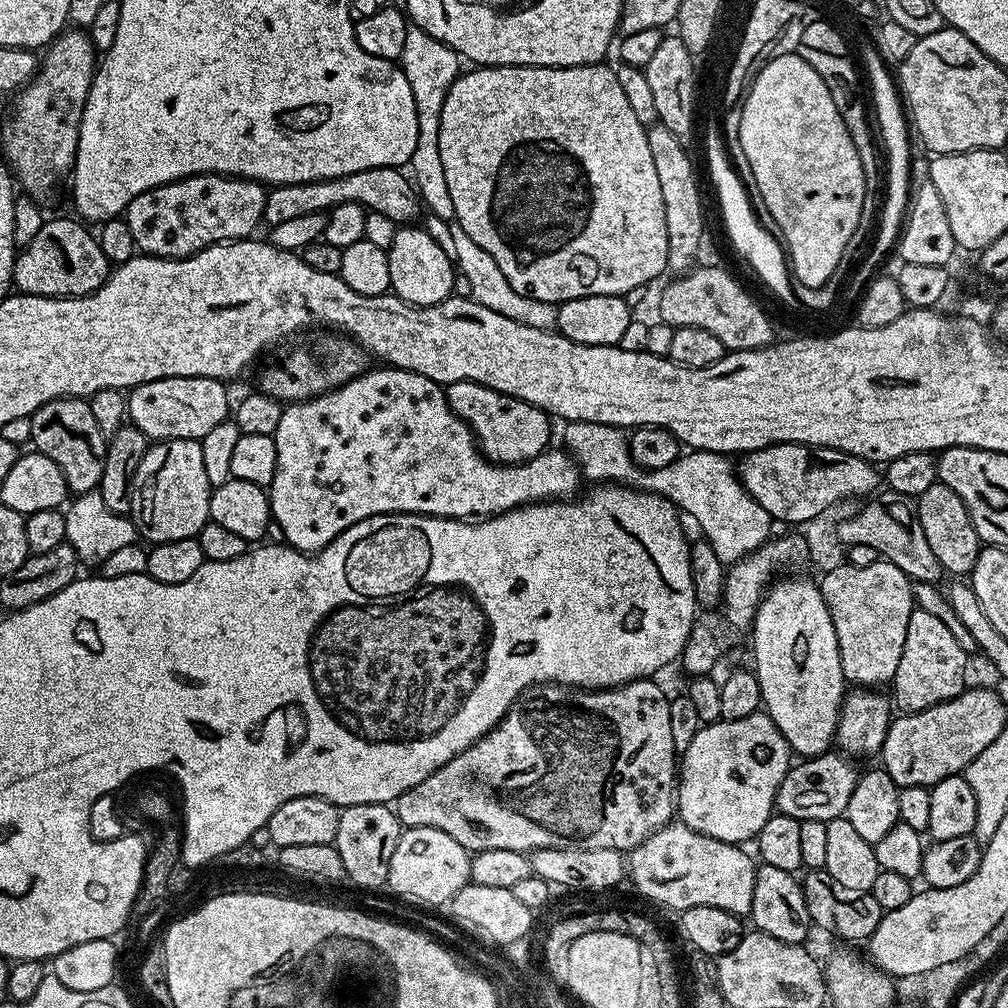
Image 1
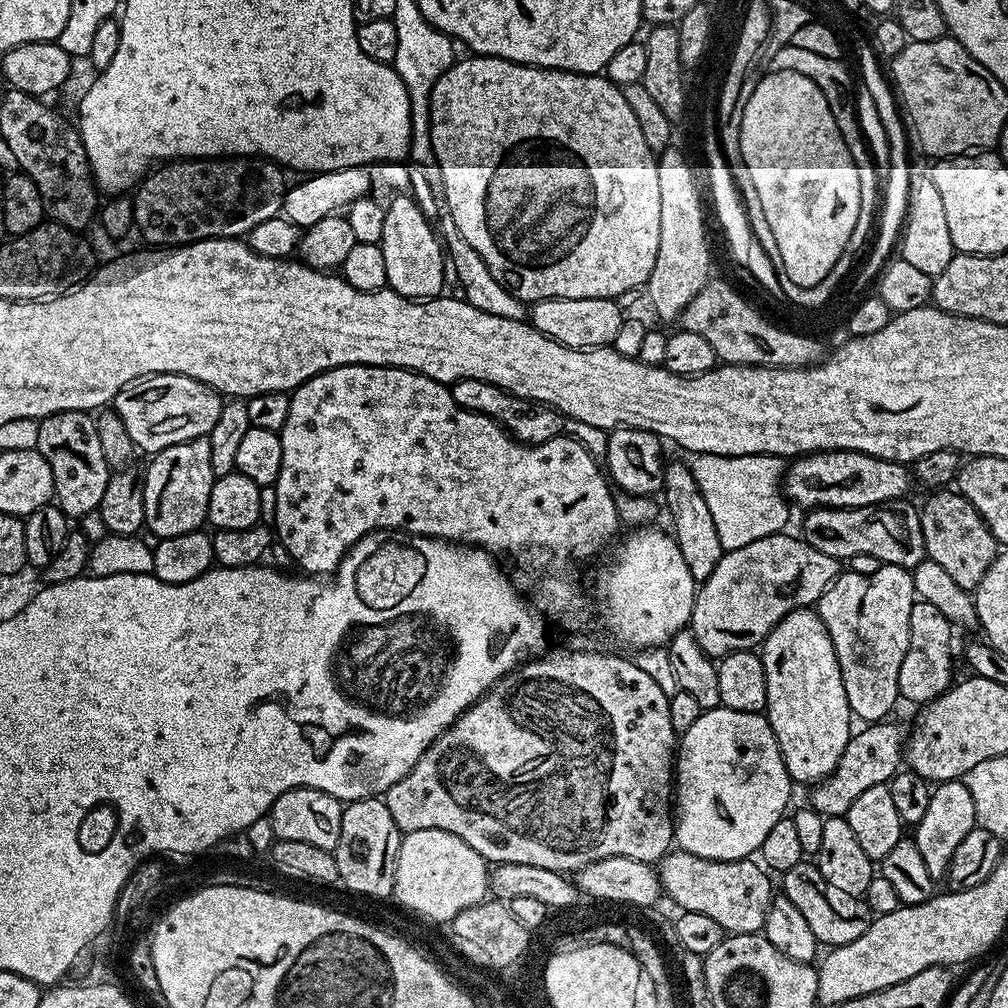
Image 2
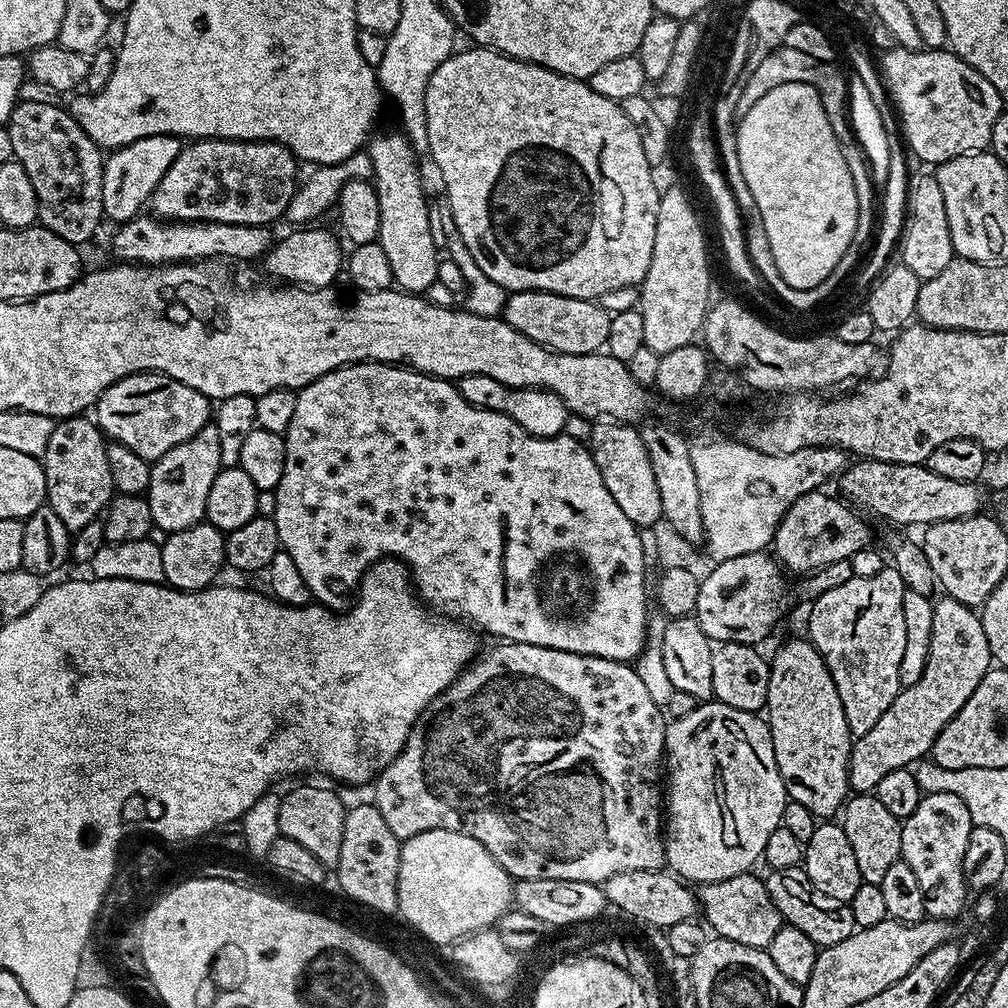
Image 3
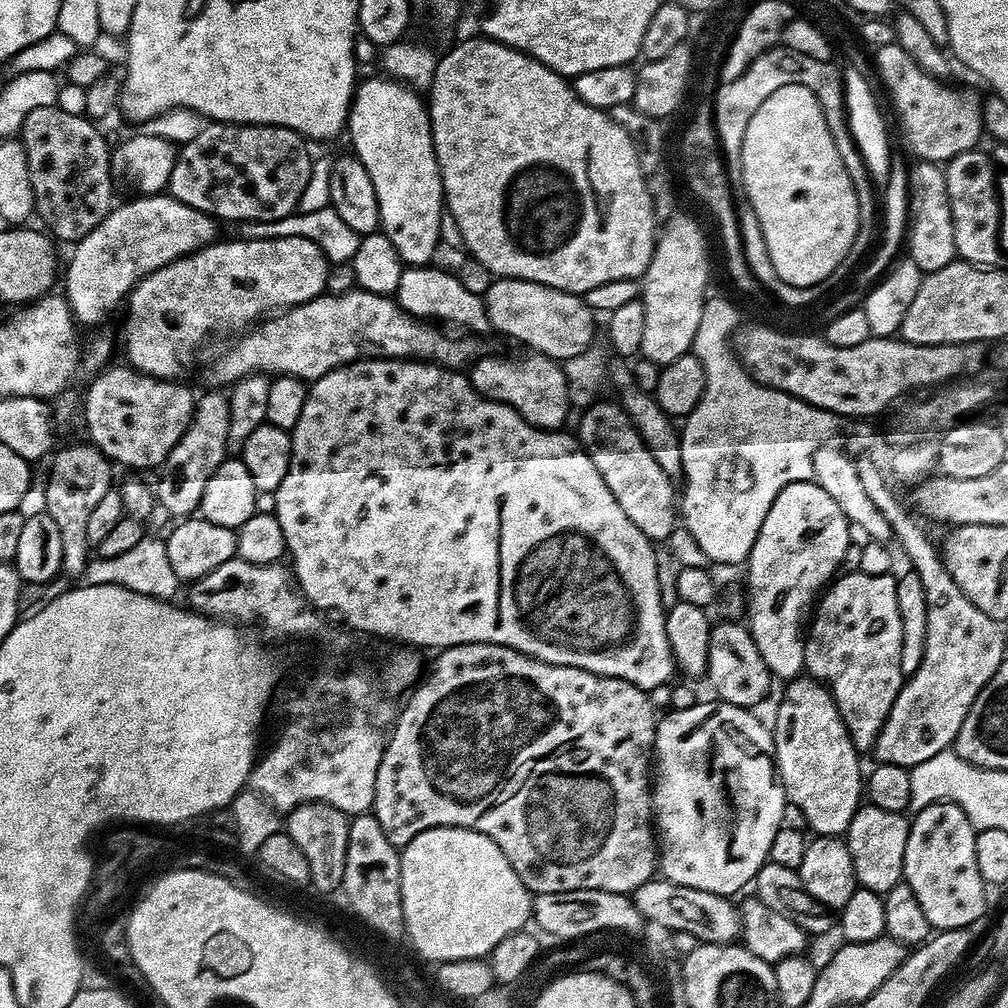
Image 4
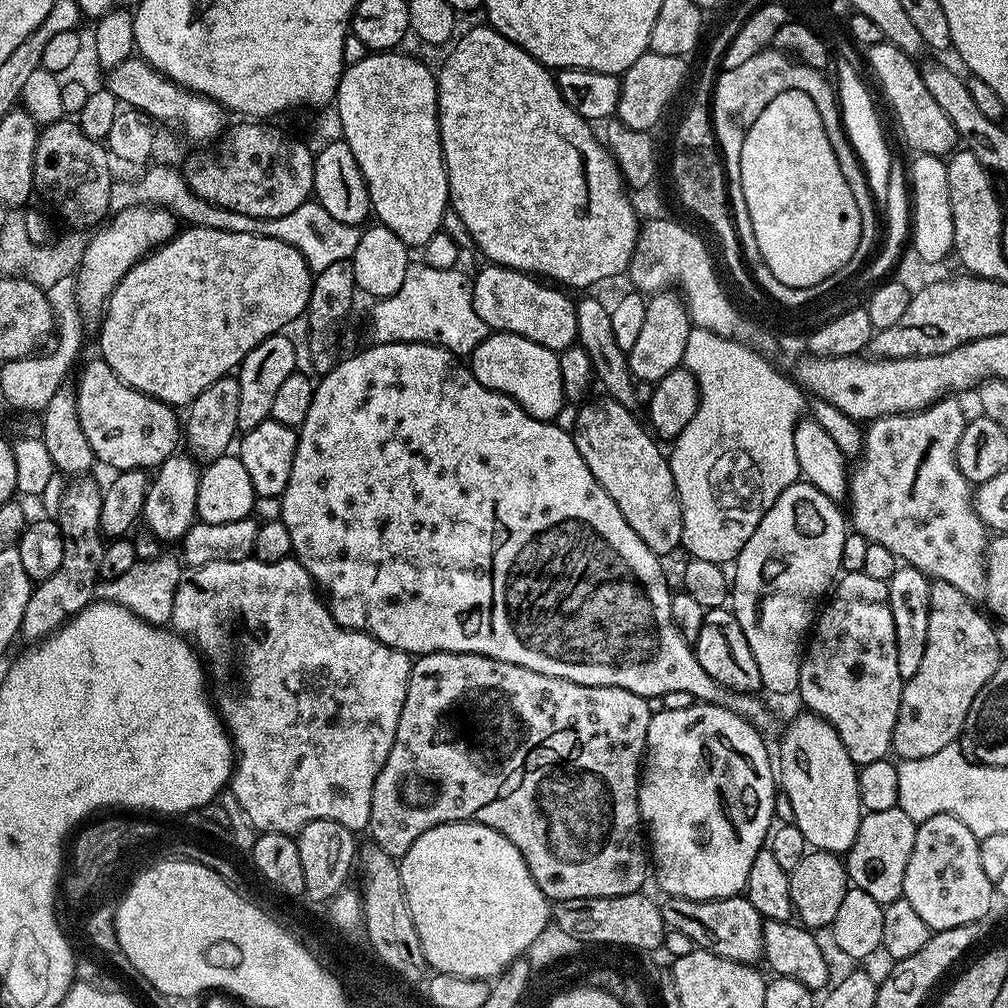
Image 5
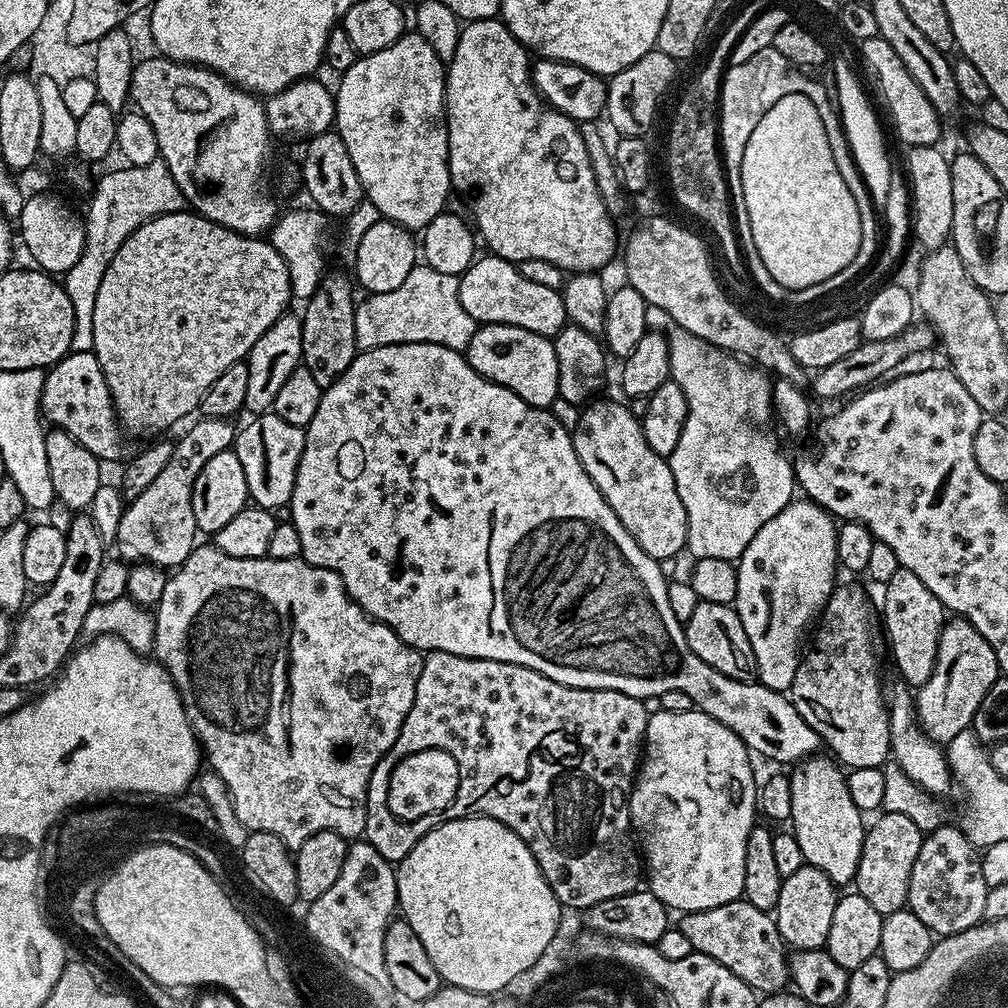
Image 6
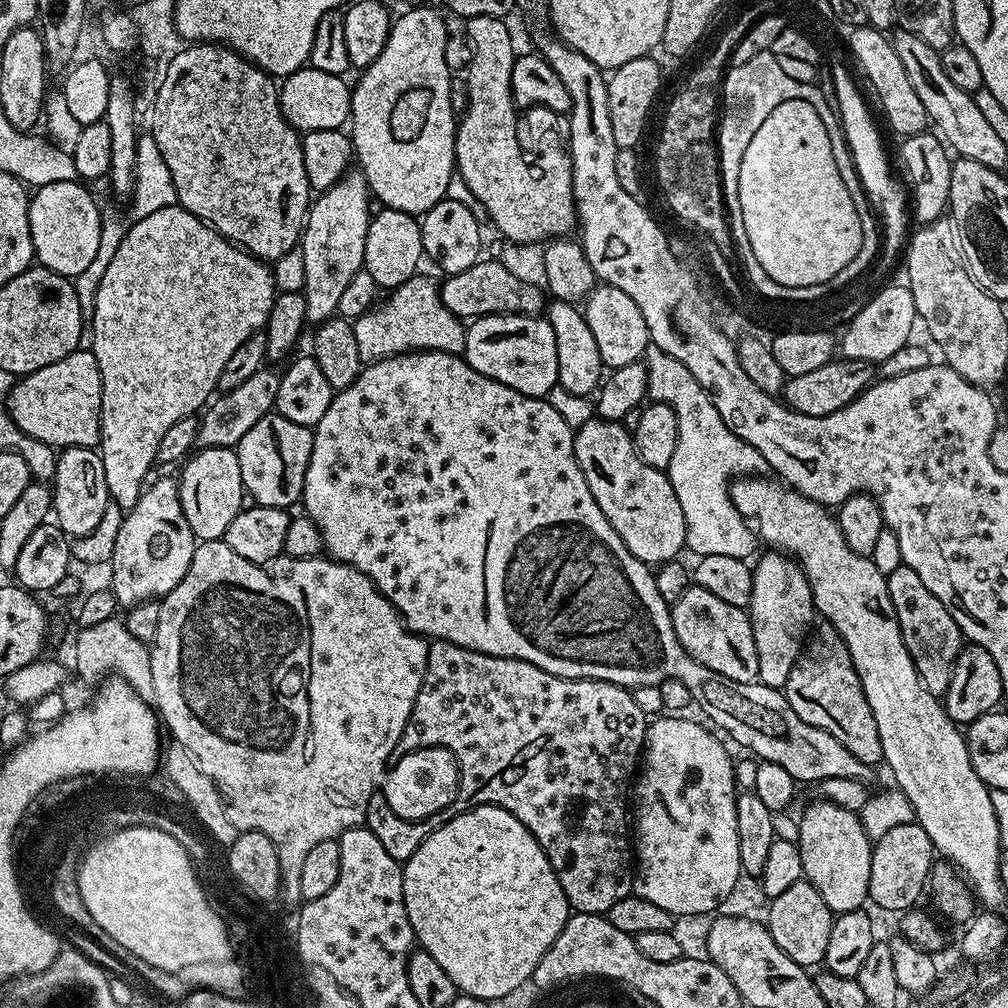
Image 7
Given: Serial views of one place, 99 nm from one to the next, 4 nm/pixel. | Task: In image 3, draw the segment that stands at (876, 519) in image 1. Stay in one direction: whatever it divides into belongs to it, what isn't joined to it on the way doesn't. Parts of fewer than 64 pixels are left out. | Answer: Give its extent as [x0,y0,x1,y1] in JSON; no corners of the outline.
[774,490,869,573]

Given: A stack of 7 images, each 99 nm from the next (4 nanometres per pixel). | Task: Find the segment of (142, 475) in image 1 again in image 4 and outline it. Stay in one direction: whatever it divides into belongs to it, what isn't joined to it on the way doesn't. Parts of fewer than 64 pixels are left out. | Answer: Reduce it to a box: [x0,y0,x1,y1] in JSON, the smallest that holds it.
[154,390,230,518]

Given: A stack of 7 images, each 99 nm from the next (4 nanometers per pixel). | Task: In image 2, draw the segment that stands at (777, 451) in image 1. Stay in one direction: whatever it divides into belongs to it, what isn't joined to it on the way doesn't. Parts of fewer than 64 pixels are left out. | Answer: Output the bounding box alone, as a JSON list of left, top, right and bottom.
[782,452,910,510]

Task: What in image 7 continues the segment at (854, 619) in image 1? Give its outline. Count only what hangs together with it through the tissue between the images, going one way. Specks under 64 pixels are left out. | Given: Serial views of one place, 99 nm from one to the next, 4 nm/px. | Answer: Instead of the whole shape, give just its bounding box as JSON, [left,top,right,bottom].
[782,622,884,765]

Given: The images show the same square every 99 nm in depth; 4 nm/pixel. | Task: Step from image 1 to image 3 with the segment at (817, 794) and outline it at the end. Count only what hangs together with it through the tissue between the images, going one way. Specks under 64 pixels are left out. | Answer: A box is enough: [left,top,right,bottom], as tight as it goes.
[848,595,993,793]

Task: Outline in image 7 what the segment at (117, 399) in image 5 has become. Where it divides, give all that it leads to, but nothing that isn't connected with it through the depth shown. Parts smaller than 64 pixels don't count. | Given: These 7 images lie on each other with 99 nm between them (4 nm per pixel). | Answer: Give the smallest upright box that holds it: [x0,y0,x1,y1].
[8,350,100,450]

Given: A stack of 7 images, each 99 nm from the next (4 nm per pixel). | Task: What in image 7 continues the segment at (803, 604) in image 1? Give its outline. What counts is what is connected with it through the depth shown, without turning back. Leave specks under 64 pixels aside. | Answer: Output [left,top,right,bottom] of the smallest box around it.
[798,798,873,913]

